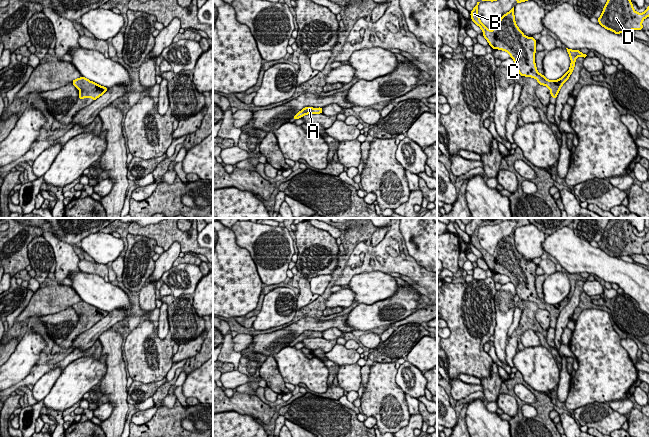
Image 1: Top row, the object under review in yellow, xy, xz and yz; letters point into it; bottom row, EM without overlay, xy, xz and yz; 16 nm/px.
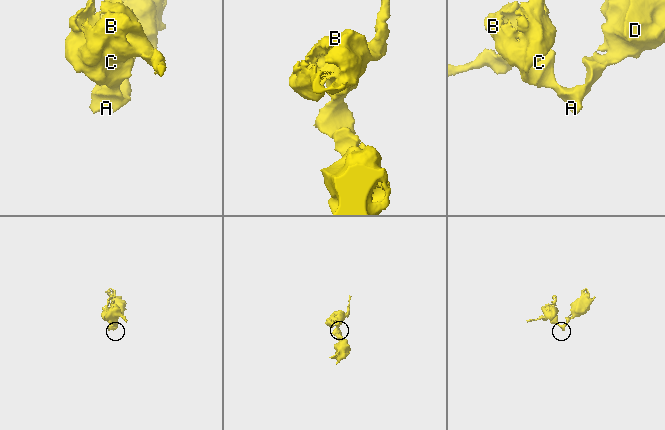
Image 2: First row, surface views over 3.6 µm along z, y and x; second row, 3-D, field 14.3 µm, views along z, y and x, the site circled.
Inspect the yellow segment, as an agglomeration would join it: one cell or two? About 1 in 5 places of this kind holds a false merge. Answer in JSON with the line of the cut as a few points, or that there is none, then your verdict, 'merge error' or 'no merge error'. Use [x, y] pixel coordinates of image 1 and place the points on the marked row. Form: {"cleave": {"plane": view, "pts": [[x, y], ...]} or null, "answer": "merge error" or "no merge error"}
{"cleave": null, "answer": "no merge error"}

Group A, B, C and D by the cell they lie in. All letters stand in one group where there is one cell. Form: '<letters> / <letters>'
A B C D

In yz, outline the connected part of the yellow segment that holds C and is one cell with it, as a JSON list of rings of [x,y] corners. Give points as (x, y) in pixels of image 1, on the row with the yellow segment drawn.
[[[477,2],[471,11],[472,21],[483,31],[483,36],[493,49],[506,51],[510,54],[516,64],[516,70],[519,75],[532,77],[538,81],[539,85],[547,86],[550,89],[551,97],[557,98],[560,88],[569,79],[575,67],[576,58],[586,57],[586,54],[579,50],[567,49],[571,59],[569,70],[558,80],[551,81],[537,71],[535,64],[536,40],[533,37],[526,37],[518,28],[515,22],[514,7],[495,24],[494,29],[490,31],[481,21],[478,15]]]

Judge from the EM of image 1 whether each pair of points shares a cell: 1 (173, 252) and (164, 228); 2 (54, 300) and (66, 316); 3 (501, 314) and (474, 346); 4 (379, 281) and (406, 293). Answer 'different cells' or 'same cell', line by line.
1: different cells
2: different cells
3: different cells
4: different cells

